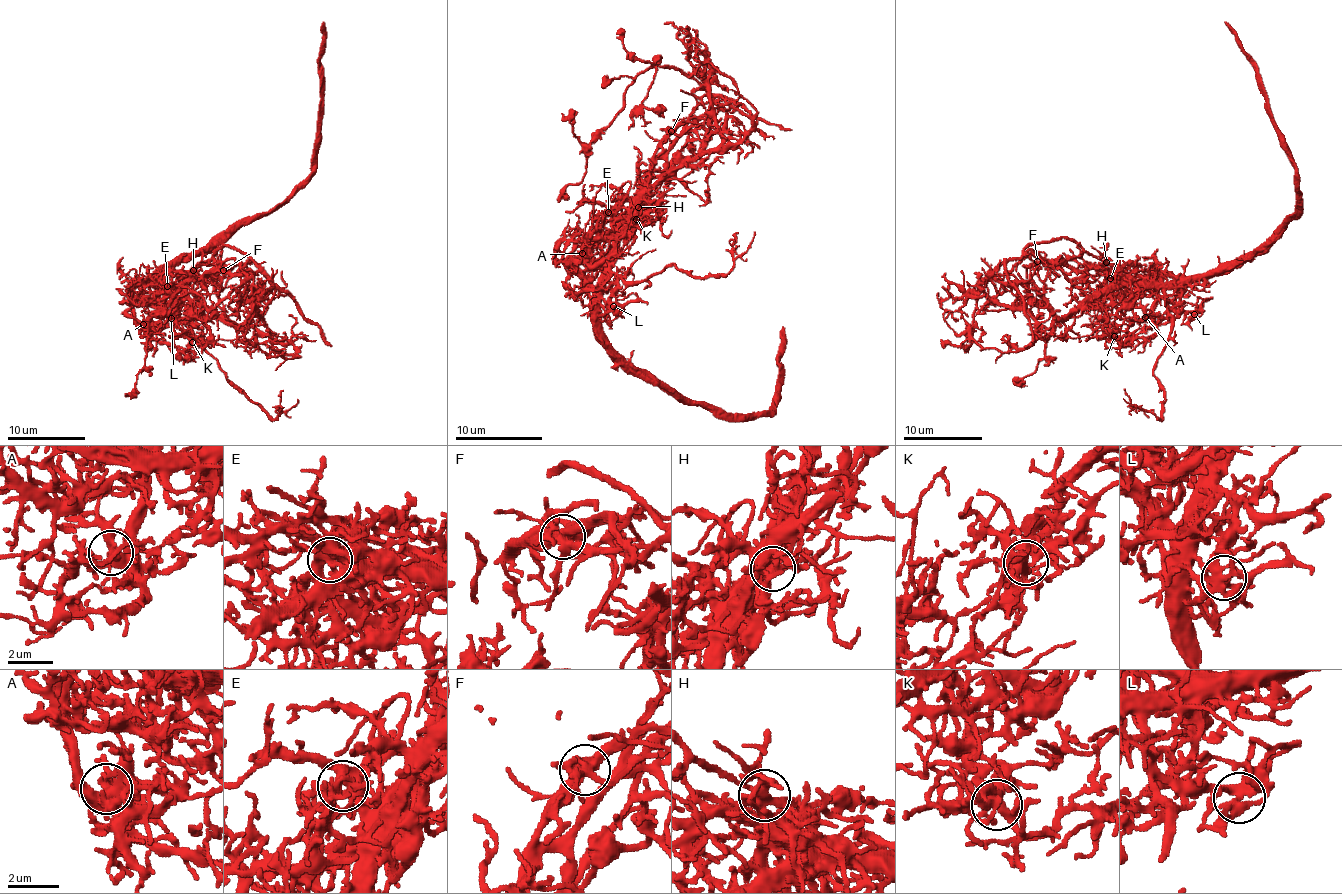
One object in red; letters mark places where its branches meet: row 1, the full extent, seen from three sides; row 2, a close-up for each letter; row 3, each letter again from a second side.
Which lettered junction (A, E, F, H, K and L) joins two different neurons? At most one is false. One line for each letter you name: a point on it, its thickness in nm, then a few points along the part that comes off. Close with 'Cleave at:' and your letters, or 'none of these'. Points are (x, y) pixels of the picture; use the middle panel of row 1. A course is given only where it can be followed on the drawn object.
H: Place: (638, 207). Thickness 360 nm. Course of the part to remove: (638, 207), (712, 96), (677, 69), (649, 67), (625, 91), (586, 156), (573, 123), (560, 113)
Cleave at: H

